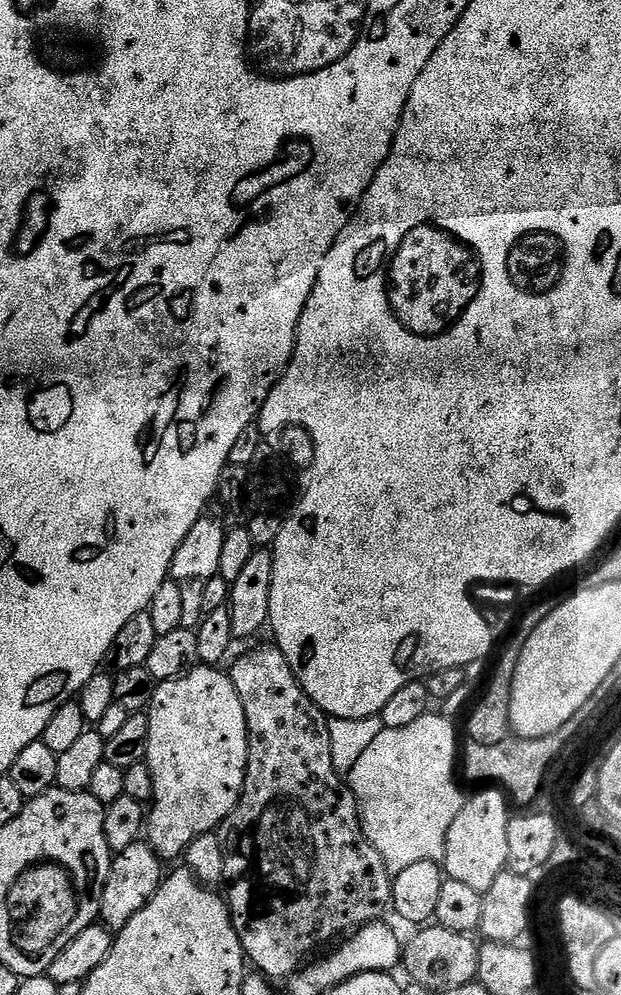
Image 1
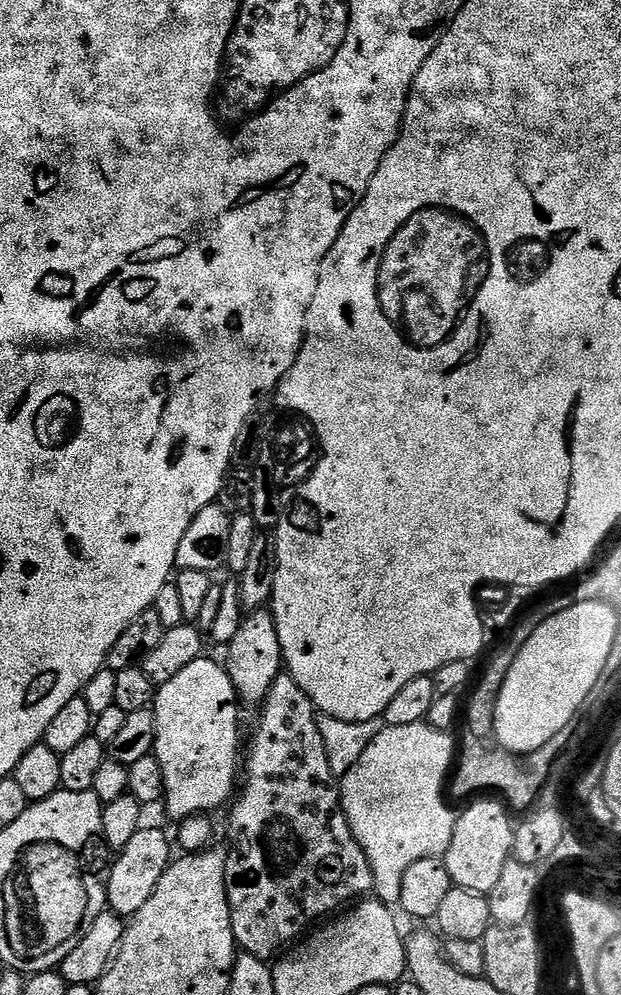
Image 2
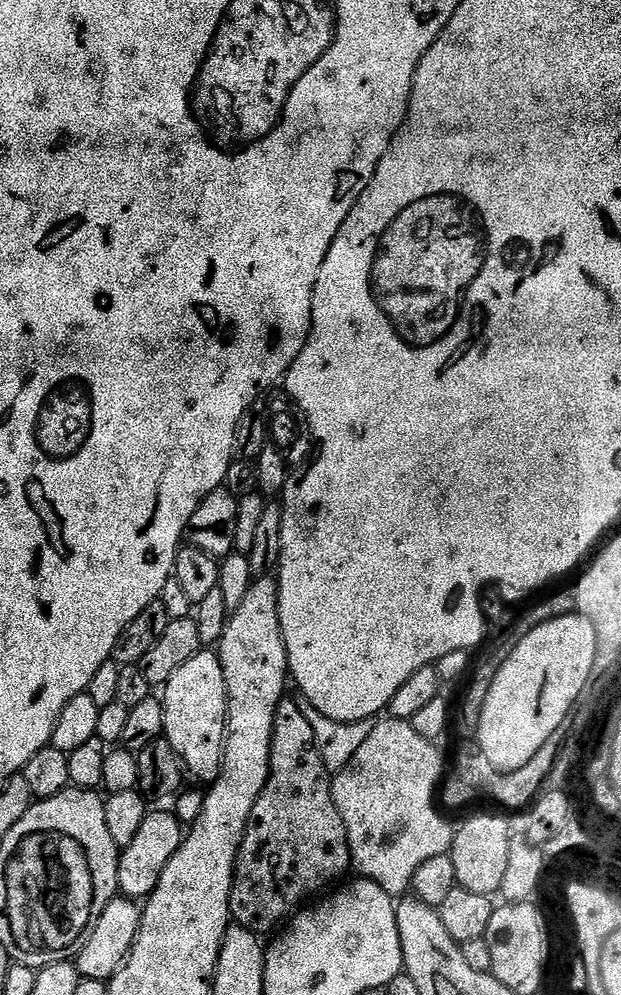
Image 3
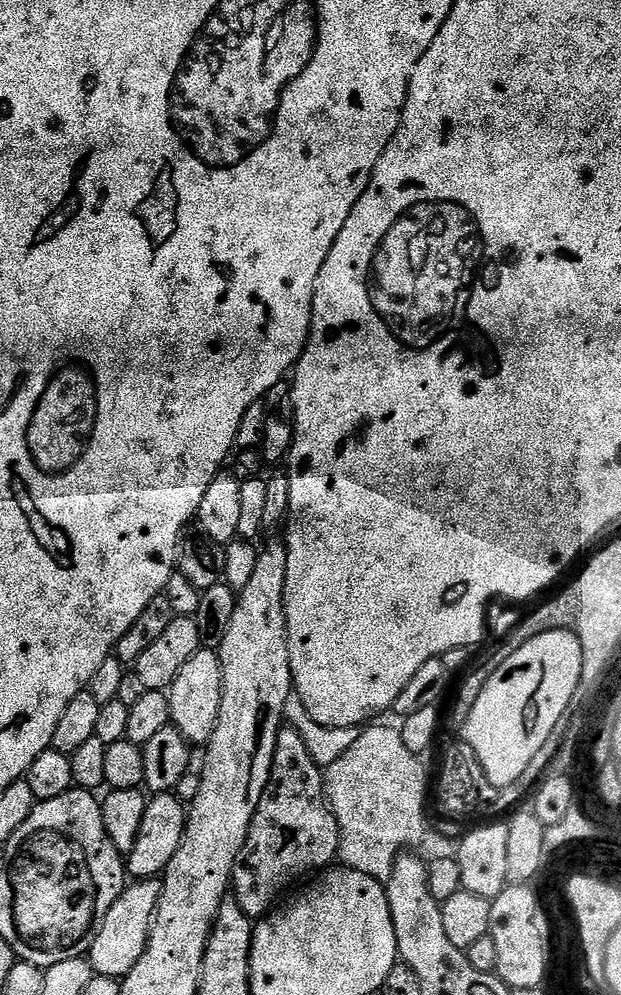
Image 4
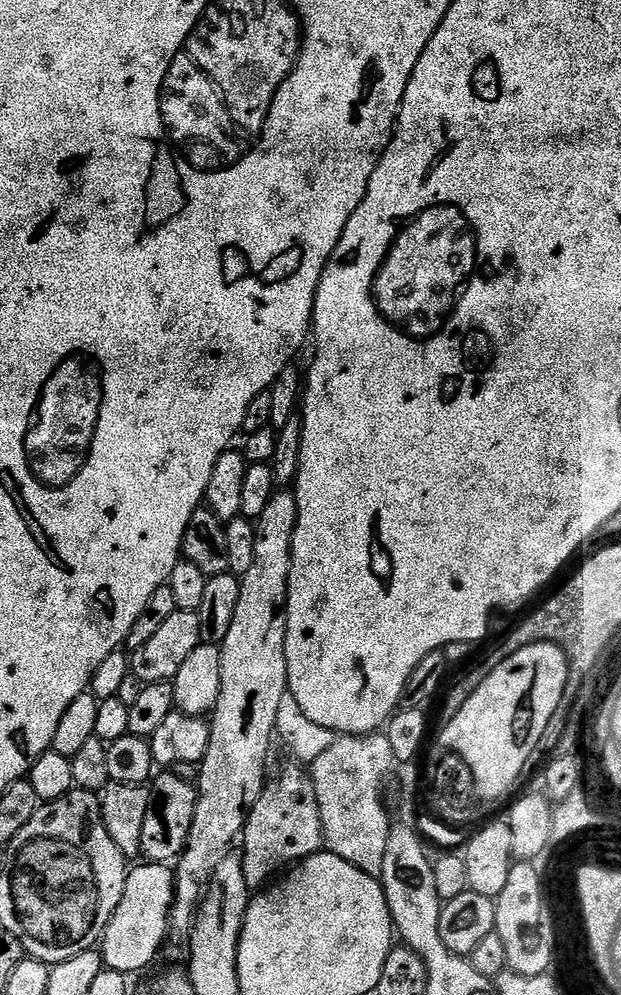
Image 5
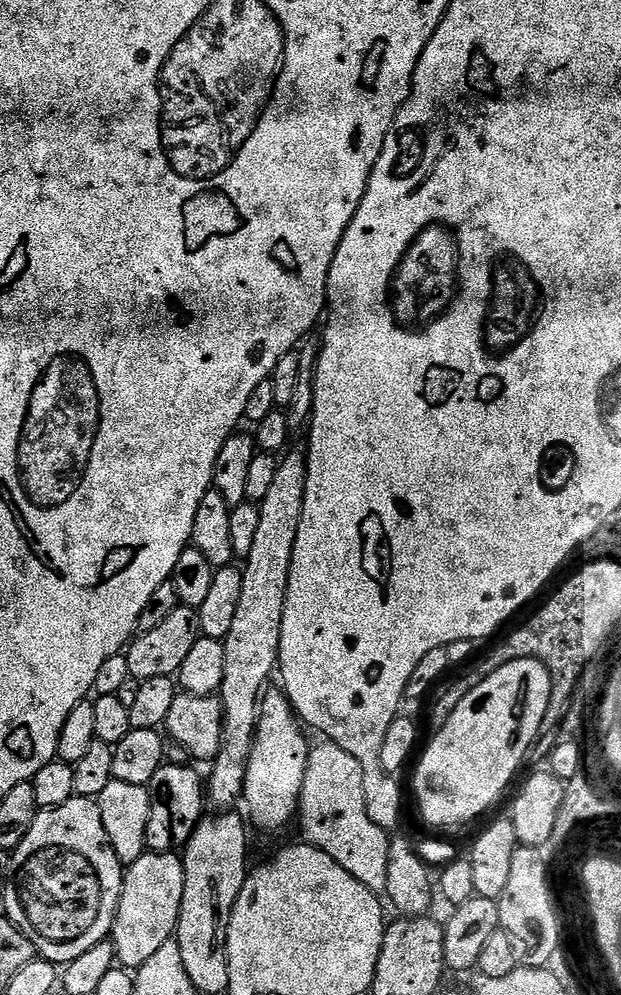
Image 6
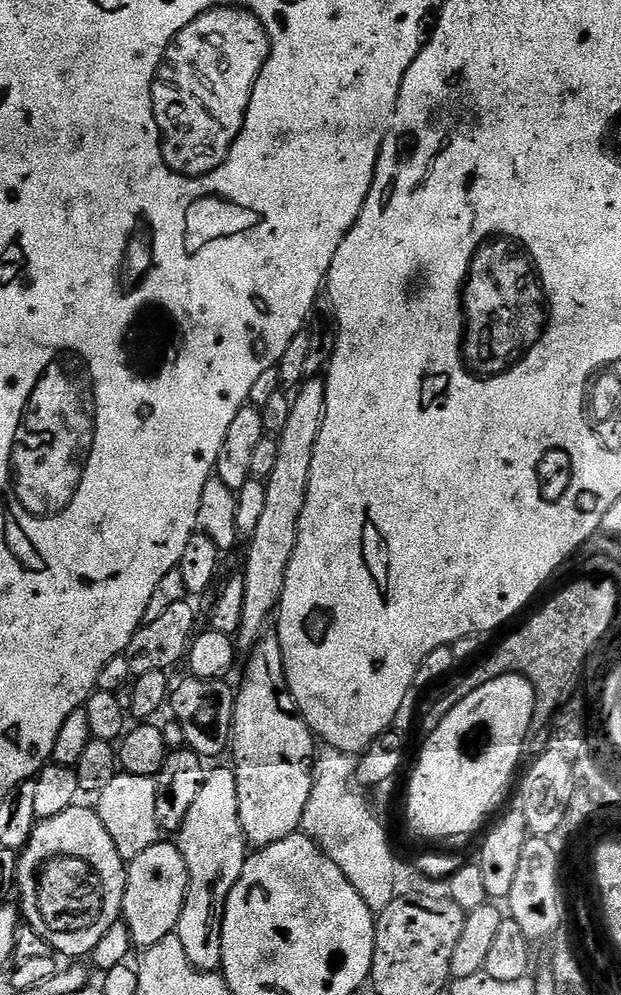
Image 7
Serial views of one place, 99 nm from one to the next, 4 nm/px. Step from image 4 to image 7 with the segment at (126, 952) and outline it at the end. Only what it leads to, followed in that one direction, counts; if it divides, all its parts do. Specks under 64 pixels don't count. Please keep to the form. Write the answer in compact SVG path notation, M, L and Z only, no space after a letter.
M172 842L150 846L150 850L138 854L138 858L127 861L126 867L122 919L130 930L133 945L143 950L175 933L188 889L188 871L180 849Z

